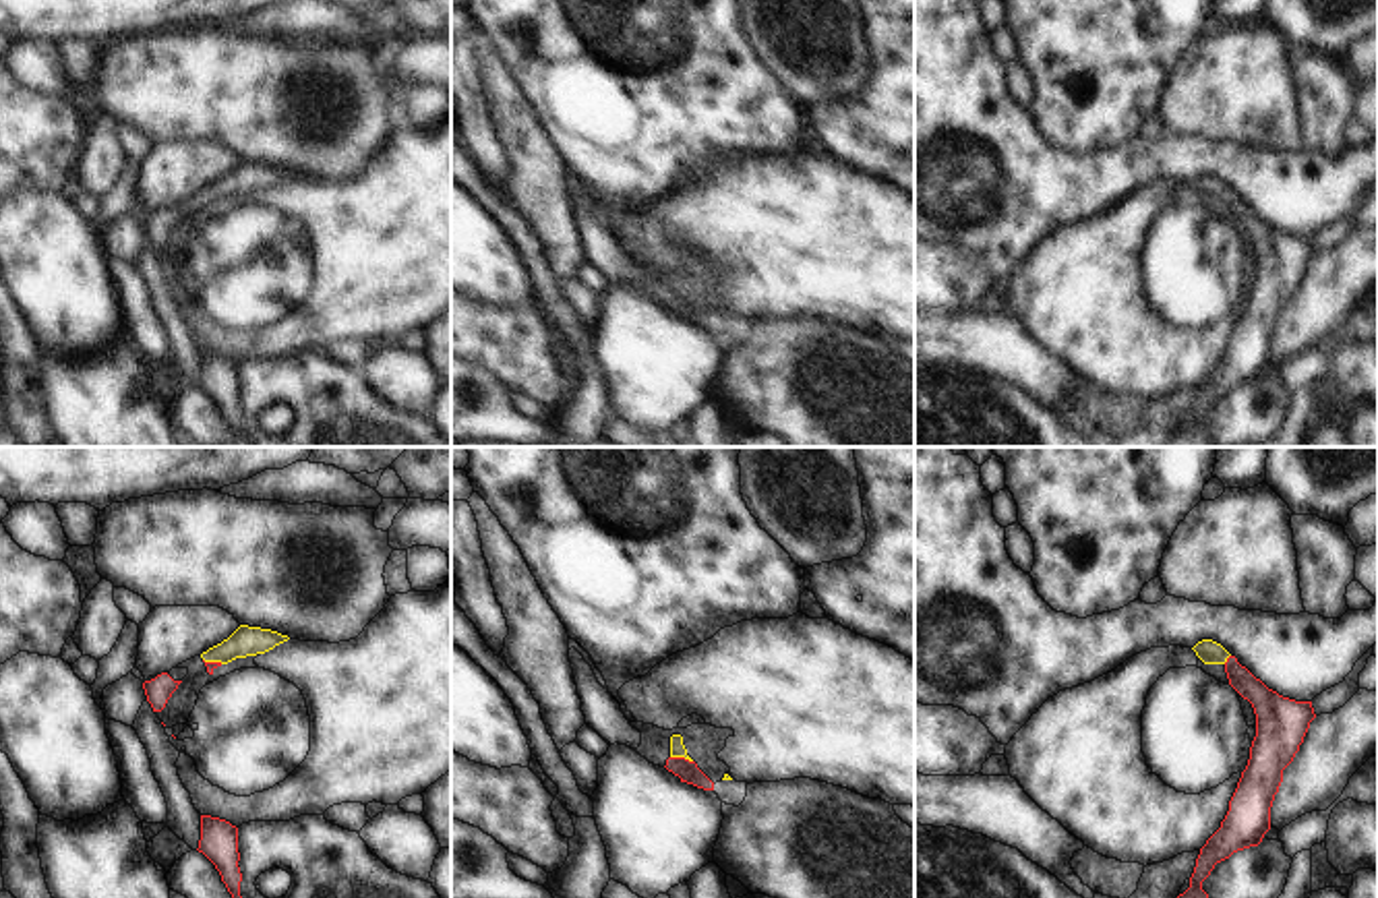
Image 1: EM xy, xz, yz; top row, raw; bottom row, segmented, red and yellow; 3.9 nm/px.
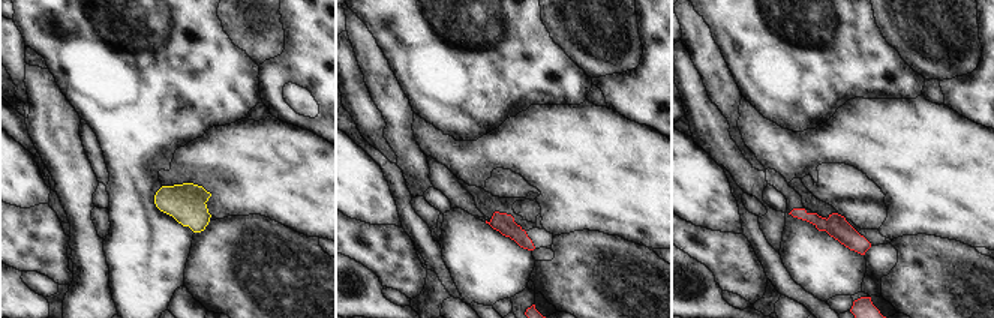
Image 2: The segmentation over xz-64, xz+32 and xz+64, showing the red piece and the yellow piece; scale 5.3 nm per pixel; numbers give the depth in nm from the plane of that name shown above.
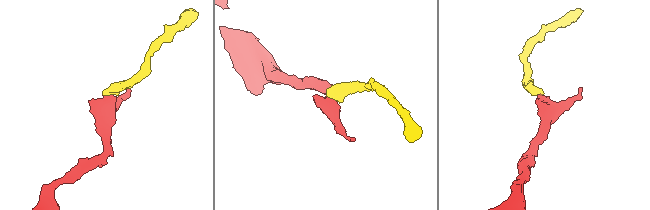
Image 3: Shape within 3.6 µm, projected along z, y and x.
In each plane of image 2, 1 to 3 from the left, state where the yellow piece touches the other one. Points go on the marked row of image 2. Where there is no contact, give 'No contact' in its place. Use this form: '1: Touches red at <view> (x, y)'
1: No contact
2: No contact
3: No contact

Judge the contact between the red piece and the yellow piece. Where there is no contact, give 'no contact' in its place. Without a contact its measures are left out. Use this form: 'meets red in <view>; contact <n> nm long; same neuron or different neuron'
meets red in xz; contact 90 nm long; same neuron

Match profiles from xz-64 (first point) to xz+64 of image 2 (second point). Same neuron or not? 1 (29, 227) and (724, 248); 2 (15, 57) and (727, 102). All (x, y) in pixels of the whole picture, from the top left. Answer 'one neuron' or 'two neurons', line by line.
1: one neuron
2: two neurons

